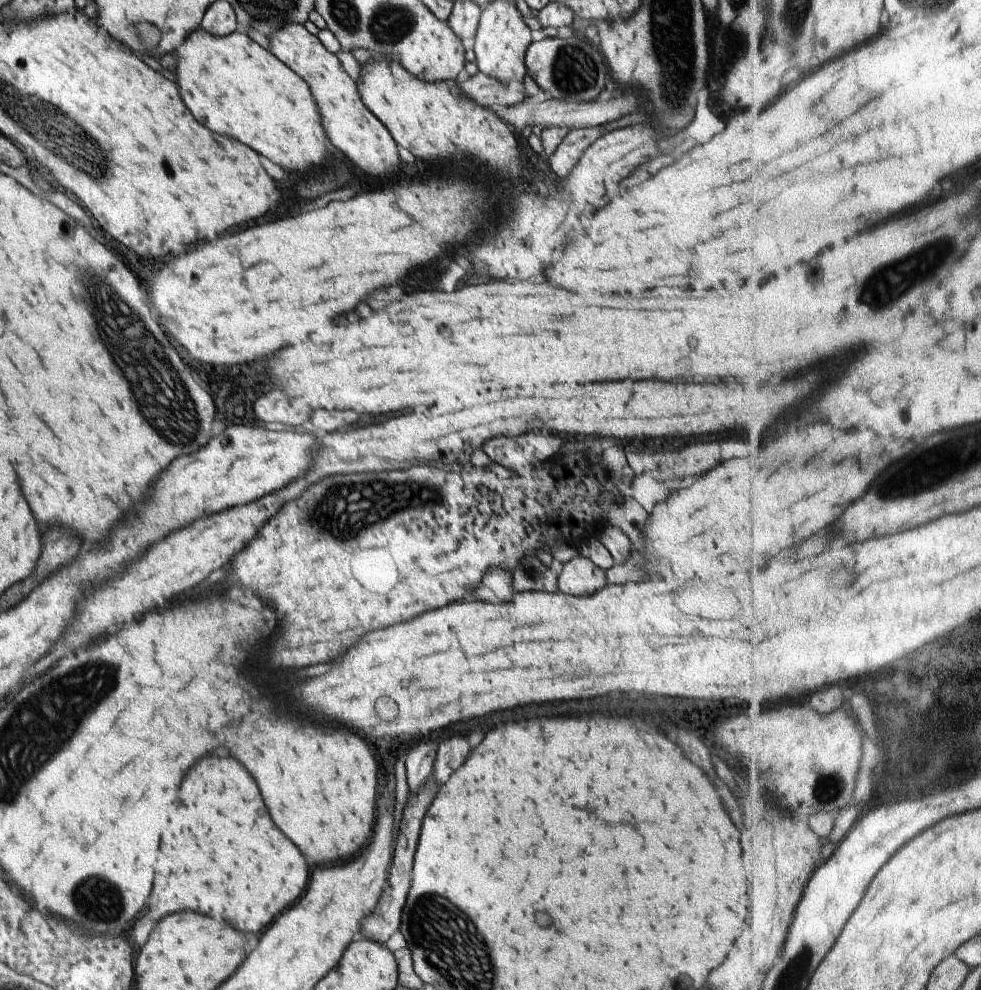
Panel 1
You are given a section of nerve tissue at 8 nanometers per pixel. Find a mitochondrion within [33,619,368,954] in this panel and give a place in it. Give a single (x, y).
(105, 902)

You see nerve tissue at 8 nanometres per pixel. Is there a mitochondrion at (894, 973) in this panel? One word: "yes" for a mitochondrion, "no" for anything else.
no

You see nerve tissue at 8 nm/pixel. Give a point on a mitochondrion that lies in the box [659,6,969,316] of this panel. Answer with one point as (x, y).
(883, 288)

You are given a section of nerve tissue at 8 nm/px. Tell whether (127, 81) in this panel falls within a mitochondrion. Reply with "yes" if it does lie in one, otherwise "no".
no

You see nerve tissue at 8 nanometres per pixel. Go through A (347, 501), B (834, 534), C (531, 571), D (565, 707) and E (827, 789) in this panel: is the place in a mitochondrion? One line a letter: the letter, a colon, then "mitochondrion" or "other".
A: mitochondrion
B: other
C: mitochondrion
D: mitochondrion
E: mitochondrion

